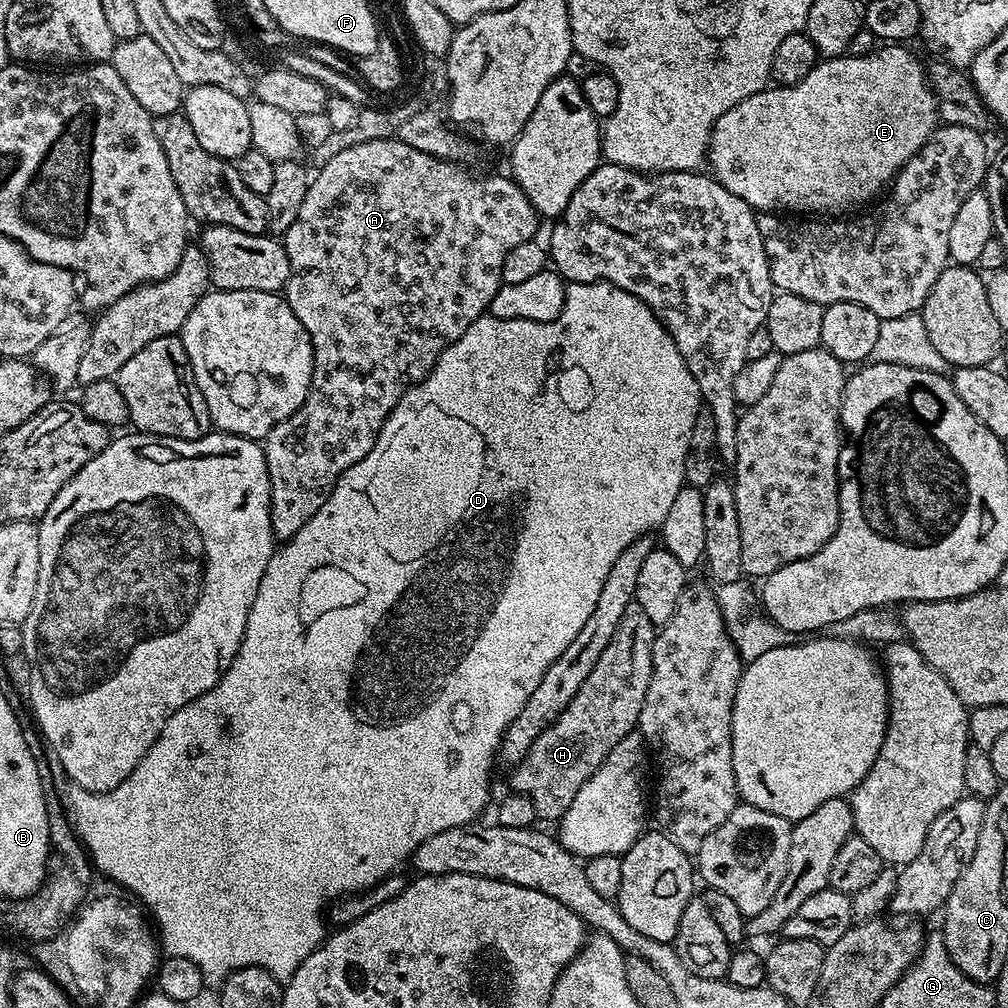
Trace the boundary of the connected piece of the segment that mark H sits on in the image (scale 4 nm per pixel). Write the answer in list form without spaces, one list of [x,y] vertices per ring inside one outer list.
[[[633,607],[630,614],[622,618],[618,630],[614,630],[614,636],[610,638],[602,658],[598,658],[598,662],[568,703],[566,710],[558,714],[553,724],[539,732],[536,741],[528,747],[526,755],[515,765],[516,773],[512,776],[511,791],[528,798],[534,804],[536,815],[541,821],[559,821],[570,802],[574,800],[574,794],[578,794],[582,782],[586,782],[586,778],[590,778],[590,774],[598,770],[606,754],[610,754],[610,750],[618,746],[618,742],[622,742],[622,738],[629,736],[639,725],[642,702],[646,698],[649,673],[652,671],[652,647],[656,634],[657,629],[650,622],[650,618],[646,618],[640,608]]]

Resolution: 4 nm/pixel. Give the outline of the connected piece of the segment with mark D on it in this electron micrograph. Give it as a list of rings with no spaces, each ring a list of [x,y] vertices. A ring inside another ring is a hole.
[[[601,282],[599,284],[573,284],[567,285],[568,293],[562,314],[550,322],[530,322],[529,320],[499,320],[497,316],[485,314],[477,318],[469,328],[453,340],[436,359],[436,365],[428,372],[423,380],[413,384],[404,393],[394,406],[394,410],[384,420],[380,433],[376,436],[372,449],[364,458],[350,466],[338,478],[330,498],[326,498],[324,505],[306,522],[298,534],[283,541],[273,551],[270,562],[266,562],[266,574],[262,574],[262,582],[258,582],[258,594],[250,606],[250,614],[246,618],[244,637],[241,638],[236,648],[236,656],[227,661],[226,667],[220,673],[220,681],[209,692],[198,698],[188,701],[178,711],[168,717],[166,726],[158,734],[154,746],[146,750],[142,762],[134,766],[134,770],[114,790],[109,792],[90,792],[74,783],[69,783],[68,788],[59,789],[60,800],[64,805],[68,819],[76,835],[82,841],[91,863],[97,869],[105,872],[109,881],[115,882],[127,890],[150,913],[160,927],[160,942],[163,951],[170,956],[188,958],[202,970],[205,985],[219,986],[231,972],[239,968],[261,968],[275,976],[281,982],[287,982],[306,962],[306,958],[319,944],[326,939],[324,932],[324,907],[331,900],[339,901],[341,898],[351,897],[353,894],[367,892],[377,883],[395,873],[399,864],[411,857],[413,850],[422,846],[434,834],[442,834],[447,828],[457,828],[463,824],[473,823],[476,816],[484,808],[488,800],[488,771],[492,768],[492,759],[498,756],[500,741],[508,724],[526,706],[530,694],[538,690],[538,682],[546,674],[546,670],[578,638],[578,630],[586,626],[586,618],[594,611],[598,602],[598,594],[602,594],[602,582],[606,582],[606,574],[610,574],[610,566],[614,560],[628,546],[630,542],[641,539],[650,528],[659,529],[666,518],[666,510],[674,503],[674,498],[685,487],[684,463],[688,457],[690,434],[694,430],[696,417],[701,415],[702,401],[698,382],[694,382],[694,374],[686,366],[682,354],[678,354],[678,346],[669,332],[664,329],[664,324],[646,307],[638,298],[634,298],[626,290],[618,286]]]

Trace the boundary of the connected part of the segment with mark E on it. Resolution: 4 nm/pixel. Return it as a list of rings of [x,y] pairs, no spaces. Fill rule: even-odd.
[[[905,47],[881,48],[878,54],[864,57],[845,54],[825,59],[797,84],[769,86],[730,106],[712,127],[706,160],[712,163],[714,179],[761,213],[775,208],[844,212],[863,200],[879,197],[938,127],[938,97],[926,79],[925,65],[902,49]]]

